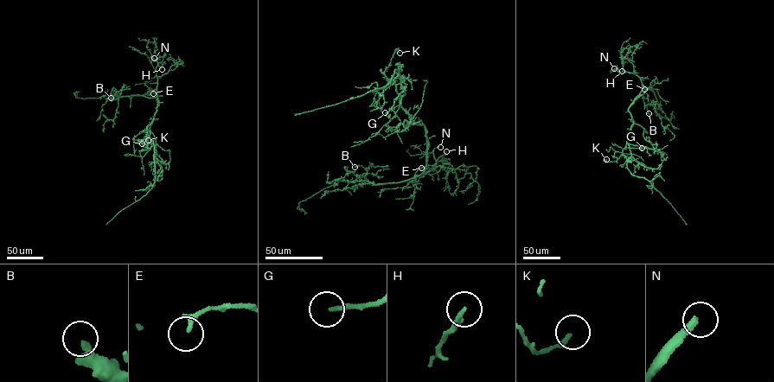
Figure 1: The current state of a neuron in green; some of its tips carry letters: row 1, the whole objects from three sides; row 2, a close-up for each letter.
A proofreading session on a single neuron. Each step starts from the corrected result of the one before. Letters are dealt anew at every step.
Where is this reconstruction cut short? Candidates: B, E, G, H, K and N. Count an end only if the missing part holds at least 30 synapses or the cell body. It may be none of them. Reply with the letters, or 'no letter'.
E, G, N

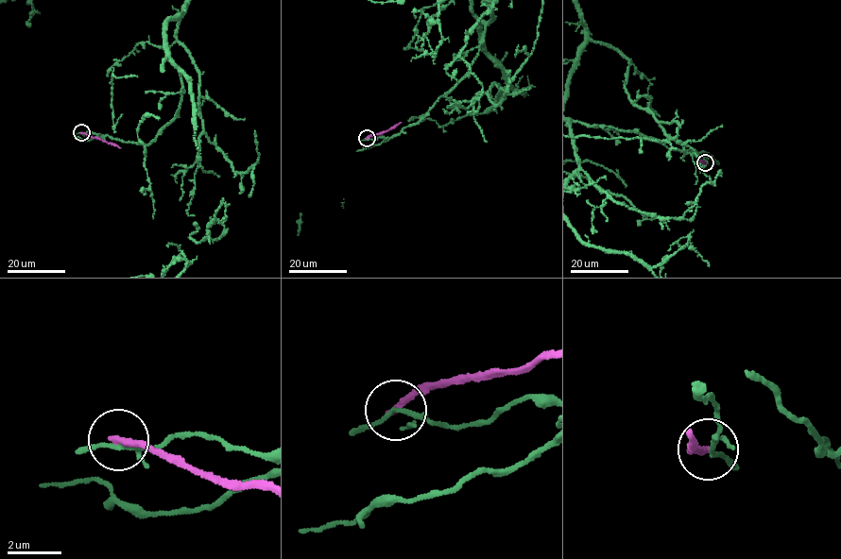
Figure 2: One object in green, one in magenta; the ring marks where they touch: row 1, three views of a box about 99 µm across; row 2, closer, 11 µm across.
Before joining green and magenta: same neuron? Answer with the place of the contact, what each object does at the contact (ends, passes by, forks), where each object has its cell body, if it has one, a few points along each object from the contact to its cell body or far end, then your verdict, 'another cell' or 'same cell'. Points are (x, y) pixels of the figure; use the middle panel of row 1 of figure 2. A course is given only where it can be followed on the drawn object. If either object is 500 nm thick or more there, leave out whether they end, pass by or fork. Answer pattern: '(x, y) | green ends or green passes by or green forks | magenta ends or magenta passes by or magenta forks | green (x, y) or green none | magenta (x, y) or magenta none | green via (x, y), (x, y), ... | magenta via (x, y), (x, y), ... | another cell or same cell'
(367, 138) | green forks | magenta ends | green none | magenta none | magenta via (366, 138), (387, 131), (401, 122) | another cell

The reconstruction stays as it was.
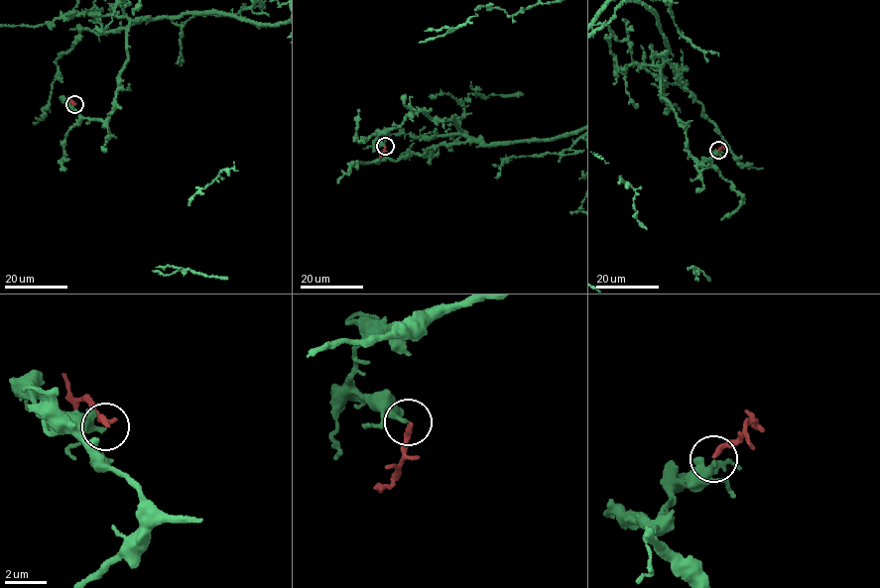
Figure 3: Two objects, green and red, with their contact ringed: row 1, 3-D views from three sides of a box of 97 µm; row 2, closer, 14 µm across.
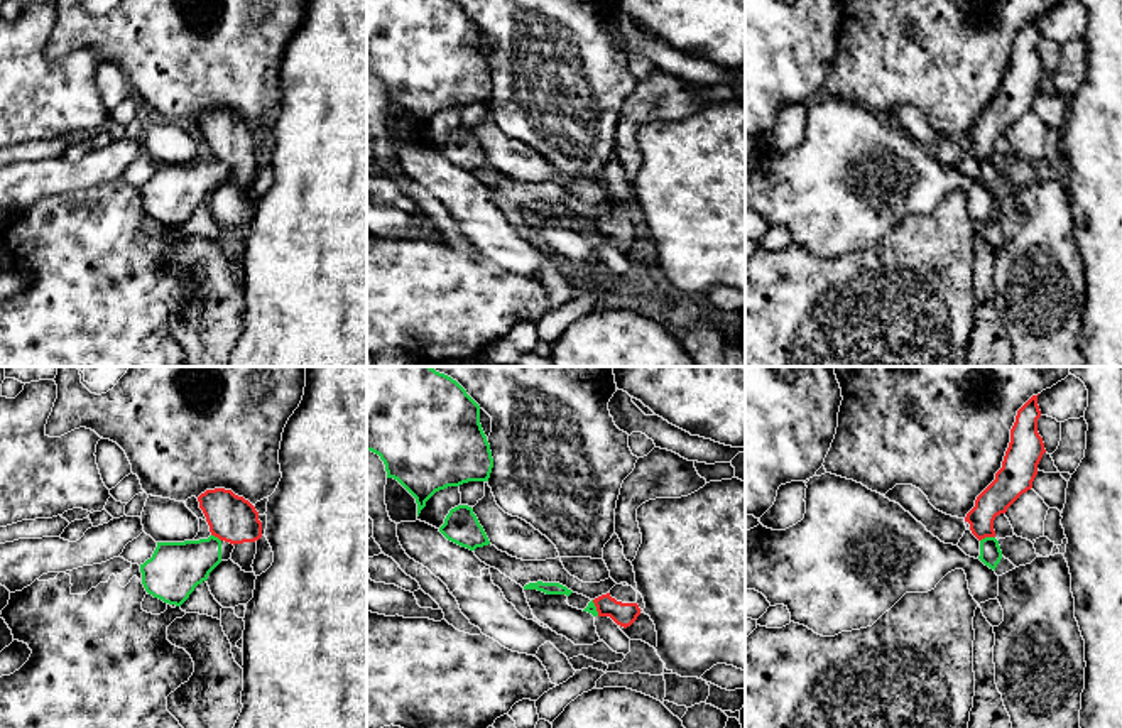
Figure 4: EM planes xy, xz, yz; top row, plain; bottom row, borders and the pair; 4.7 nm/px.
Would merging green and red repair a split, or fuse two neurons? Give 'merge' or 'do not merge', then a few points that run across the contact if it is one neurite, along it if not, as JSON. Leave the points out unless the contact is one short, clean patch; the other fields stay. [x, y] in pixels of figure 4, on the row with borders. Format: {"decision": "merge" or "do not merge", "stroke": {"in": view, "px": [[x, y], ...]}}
{"decision": "do not merge", "stroke": {"in": "yz", "px": [[994, 536], [985, 536], [980, 541]]}}

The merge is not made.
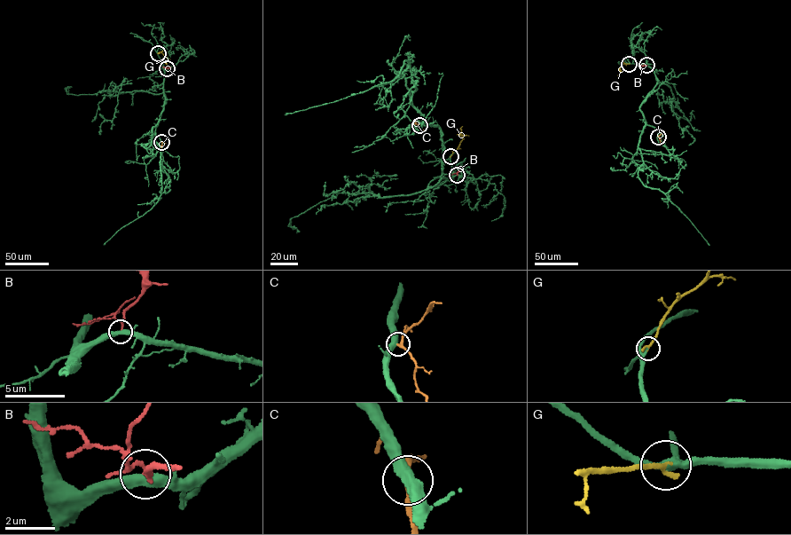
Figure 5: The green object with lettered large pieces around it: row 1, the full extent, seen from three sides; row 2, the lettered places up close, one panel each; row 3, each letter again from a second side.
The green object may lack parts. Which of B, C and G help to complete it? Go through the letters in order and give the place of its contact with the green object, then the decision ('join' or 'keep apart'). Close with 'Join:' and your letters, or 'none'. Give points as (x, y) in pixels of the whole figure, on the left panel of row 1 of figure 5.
B: contact (167, 68); keep apart
C: contact (161, 142); keep apart
G: contact (158, 53); join
Join: G

